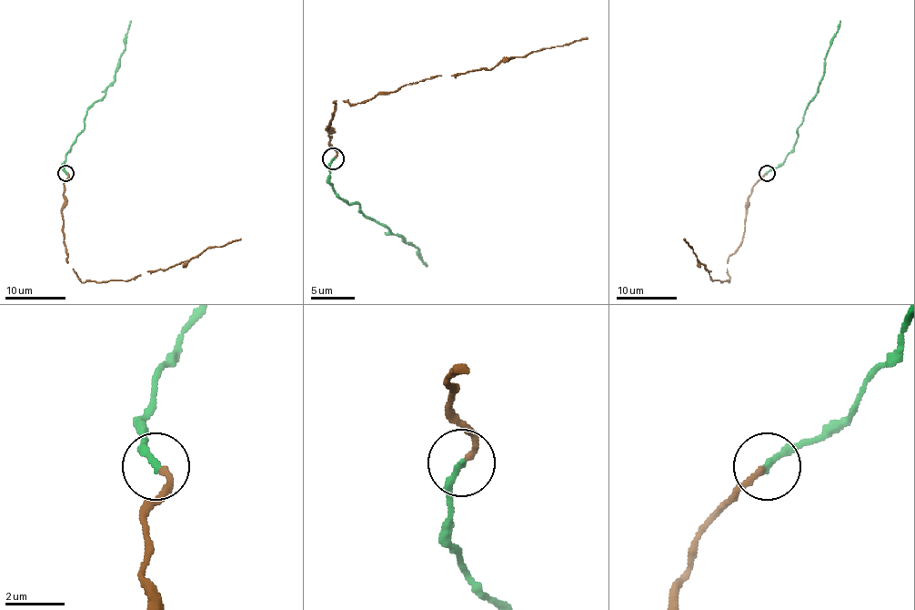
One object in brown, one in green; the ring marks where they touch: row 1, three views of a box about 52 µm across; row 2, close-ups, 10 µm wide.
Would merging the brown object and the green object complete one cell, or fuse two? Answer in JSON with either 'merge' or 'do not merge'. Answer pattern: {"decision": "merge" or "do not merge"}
{"decision": "merge"}

